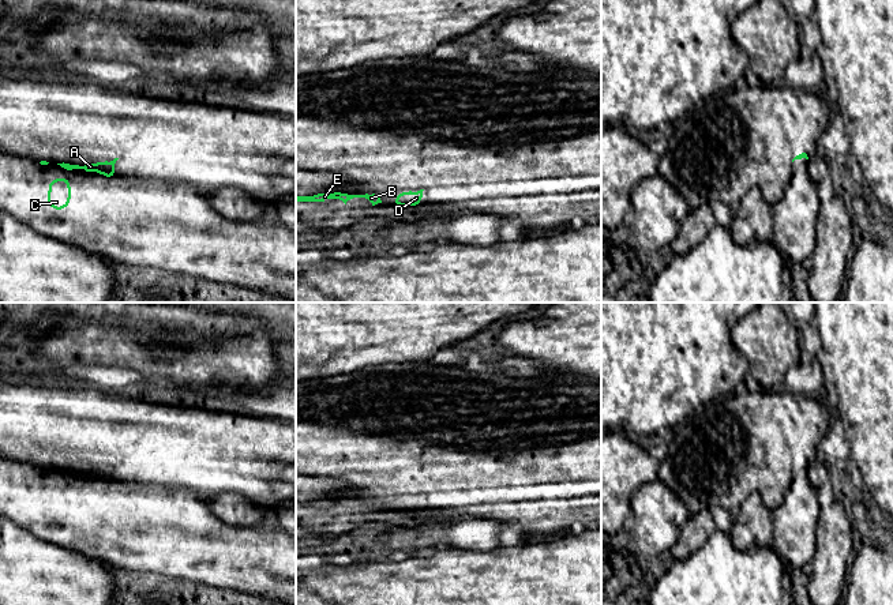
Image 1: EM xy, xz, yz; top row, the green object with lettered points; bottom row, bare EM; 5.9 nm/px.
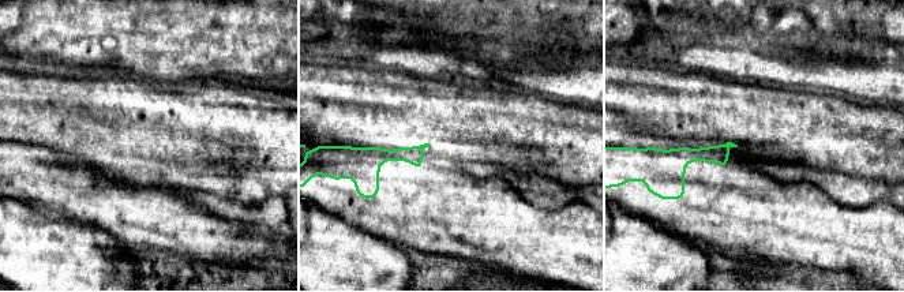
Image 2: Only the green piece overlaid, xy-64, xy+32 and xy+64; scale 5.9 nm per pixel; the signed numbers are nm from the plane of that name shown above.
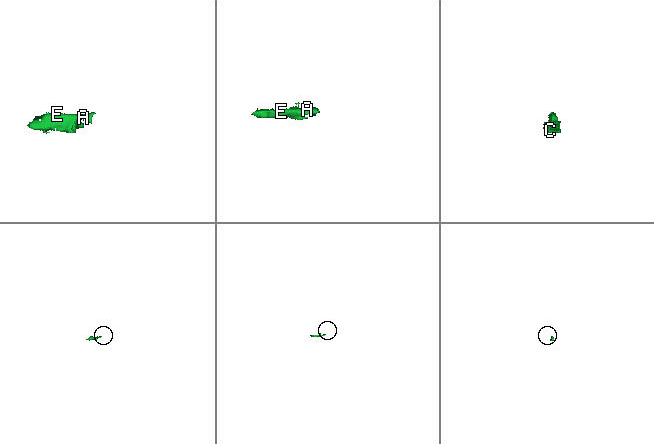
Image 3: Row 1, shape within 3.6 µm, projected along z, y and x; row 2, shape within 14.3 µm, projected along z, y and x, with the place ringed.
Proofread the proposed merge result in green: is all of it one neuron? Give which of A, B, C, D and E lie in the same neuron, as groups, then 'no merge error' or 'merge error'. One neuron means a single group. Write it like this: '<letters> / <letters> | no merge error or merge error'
A B C D E | no merge error

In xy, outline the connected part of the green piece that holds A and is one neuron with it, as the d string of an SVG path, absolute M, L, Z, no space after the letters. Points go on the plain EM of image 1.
M115 463L110 467L102 466L102 467L97 467L97 469L87 469L85 471L79 471L79 470L70 470L70 469L57 469L61 473L67 474L67 476L72 476L72 474L85 474L86 477L98 477L106 481L108 485L113 485L115 484L115 469L119 463Z

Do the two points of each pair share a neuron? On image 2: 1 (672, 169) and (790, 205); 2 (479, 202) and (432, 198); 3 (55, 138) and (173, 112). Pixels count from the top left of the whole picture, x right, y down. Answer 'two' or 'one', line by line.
1: one
2: one
3: one

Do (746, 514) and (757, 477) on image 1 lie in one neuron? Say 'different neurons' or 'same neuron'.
different neurons

